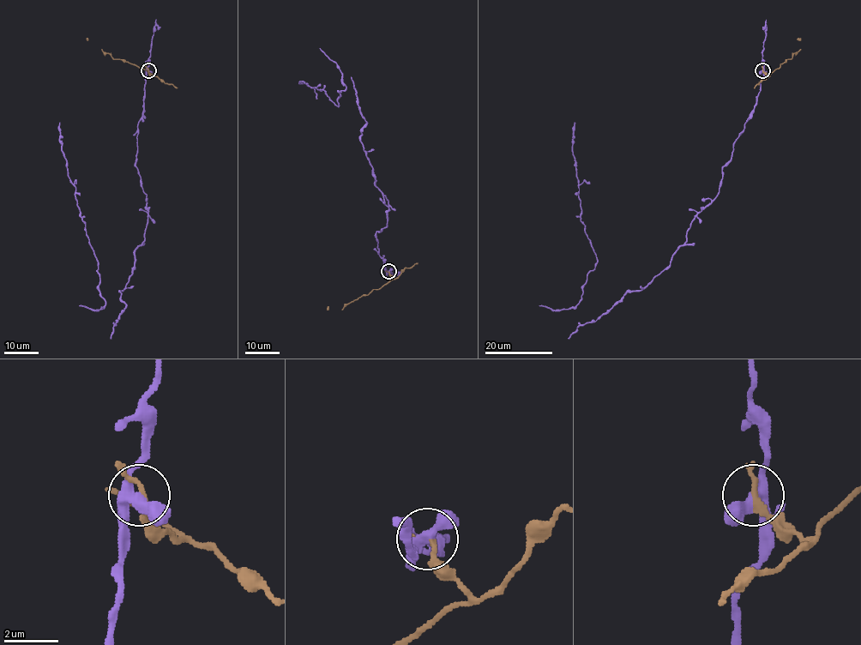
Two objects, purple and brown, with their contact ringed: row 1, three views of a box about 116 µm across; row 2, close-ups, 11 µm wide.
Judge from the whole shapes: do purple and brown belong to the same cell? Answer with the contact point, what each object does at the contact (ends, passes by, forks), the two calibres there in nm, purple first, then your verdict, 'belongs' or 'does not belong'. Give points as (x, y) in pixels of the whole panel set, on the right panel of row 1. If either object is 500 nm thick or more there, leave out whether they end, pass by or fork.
at (762, 70); purple forks there; brown passes by; 360 nm thick on the purple side, 180 nm on the other; does not belong

